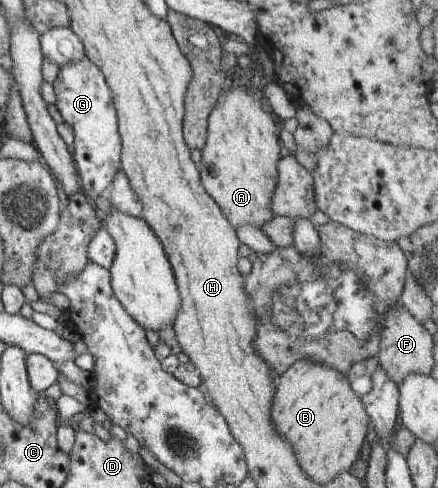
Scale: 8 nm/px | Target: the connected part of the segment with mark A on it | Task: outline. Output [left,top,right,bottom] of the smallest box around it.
[199,84,280,229]

